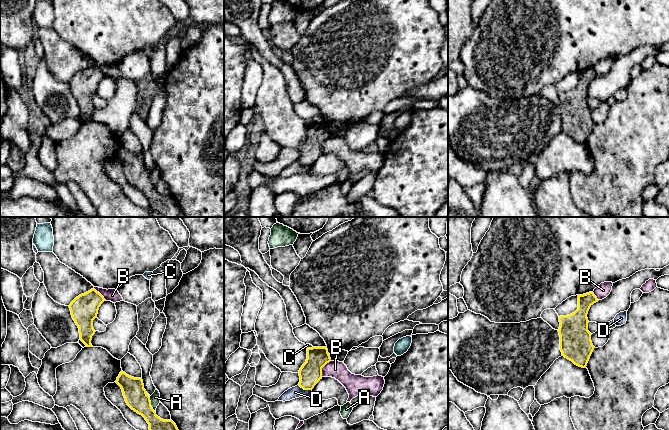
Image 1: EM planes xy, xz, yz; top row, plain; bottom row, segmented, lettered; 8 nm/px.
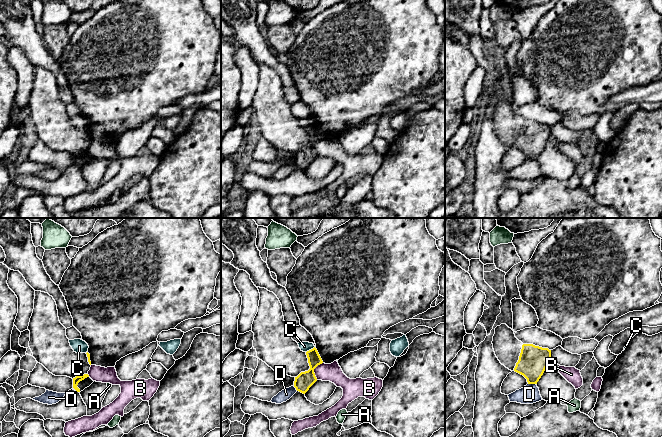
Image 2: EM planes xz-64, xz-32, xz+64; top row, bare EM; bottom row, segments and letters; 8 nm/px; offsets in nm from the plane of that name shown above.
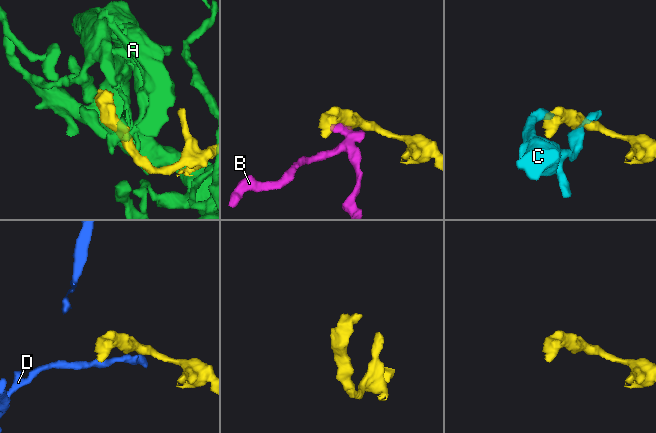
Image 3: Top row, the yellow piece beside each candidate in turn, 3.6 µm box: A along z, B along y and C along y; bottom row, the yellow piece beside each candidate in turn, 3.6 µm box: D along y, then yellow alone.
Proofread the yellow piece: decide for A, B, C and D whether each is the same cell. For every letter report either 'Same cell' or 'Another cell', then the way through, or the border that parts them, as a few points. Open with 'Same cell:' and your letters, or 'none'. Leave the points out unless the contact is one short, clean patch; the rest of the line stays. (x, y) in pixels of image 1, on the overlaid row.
Same cell: none
A: Another cell. Boundary: xy (149, 396), (151, 407), (154, 411)
B: Another cell. Boundary: xz (330, 360), (322, 368), (321, 376)
C: Another cell. Boundary: xz (312, 346), (307, 348)
D: Another cell. Boundary: xz (298, 385), (304, 389), (311, 390)

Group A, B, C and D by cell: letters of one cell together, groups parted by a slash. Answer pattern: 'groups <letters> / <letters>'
groups A / B / C / D

